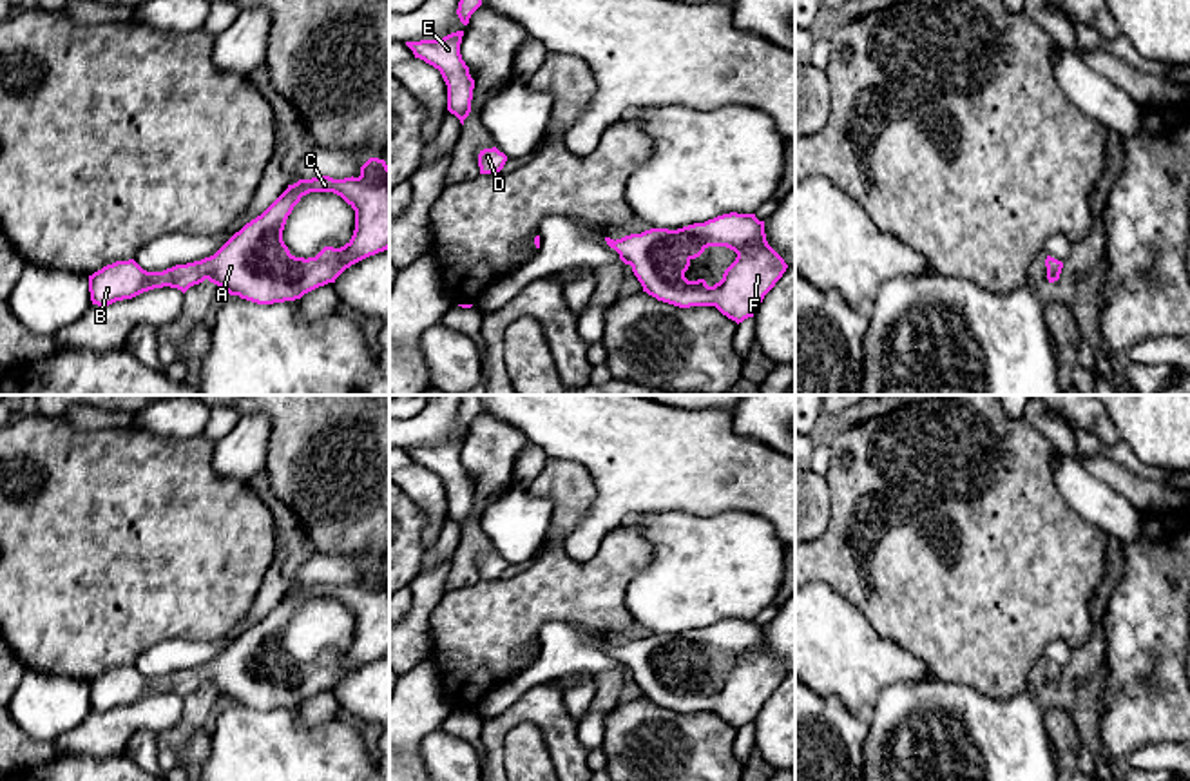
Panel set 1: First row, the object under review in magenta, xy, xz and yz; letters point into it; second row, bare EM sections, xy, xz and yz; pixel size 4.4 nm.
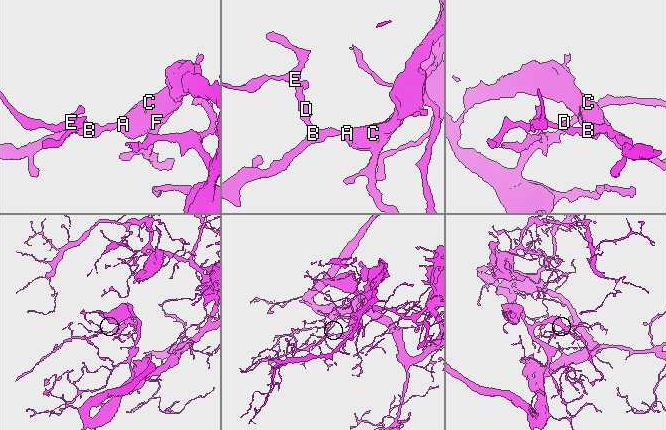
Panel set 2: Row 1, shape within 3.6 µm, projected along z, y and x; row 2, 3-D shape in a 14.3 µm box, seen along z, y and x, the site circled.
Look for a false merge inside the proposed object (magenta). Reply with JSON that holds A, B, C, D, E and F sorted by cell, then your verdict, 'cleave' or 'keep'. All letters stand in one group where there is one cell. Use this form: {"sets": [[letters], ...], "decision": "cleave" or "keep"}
{"sets": [["A", "B", "C", "D", "E", "F"]], "decision": "keep"}

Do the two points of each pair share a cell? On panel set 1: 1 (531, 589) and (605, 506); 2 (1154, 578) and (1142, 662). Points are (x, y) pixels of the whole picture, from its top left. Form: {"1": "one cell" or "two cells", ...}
{"1": "two cells", "2": "one cell"}

